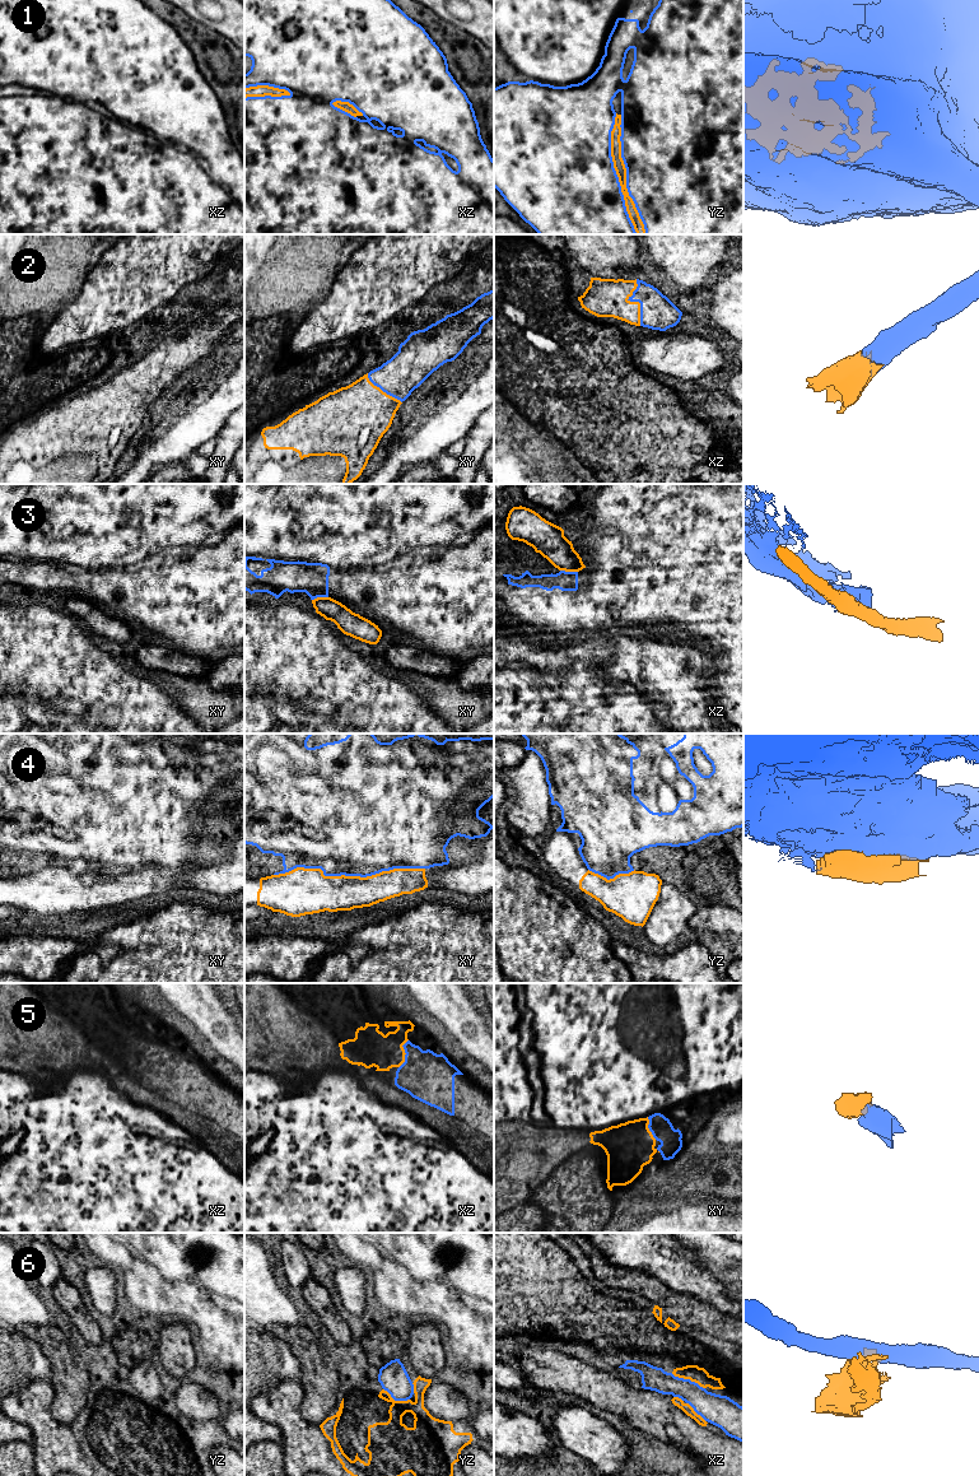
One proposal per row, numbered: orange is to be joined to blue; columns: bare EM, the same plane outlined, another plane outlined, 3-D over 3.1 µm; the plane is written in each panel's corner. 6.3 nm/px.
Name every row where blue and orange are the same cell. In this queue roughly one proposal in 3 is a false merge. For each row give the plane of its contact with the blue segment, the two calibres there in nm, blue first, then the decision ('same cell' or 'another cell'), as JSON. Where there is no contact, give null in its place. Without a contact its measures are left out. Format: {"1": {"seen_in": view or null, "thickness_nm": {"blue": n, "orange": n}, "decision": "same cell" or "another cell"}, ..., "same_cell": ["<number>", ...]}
{"1": {"seen_in": "yz", "thickness_nm": {"blue": 500, "orange": 70}, "decision": "same cell"}, "2": {"seen_in": "xz", "thickness_nm": {"blue": 220, "orange": 240}, "decision": "same cell"}, "3": {"seen_in": "xz", "thickness_nm": {"blue": 130, "orange": 200}, "decision": "another cell"}, "4": {"seen_in": "xy", "thickness_nm": {"blue": 500, "orange": 260}, "decision": "another cell"}, "5": {"seen_in": "xz", "thickness_nm": {"blue": 320, "orange": 240}, "decision": "same cell"}, "6": {"seen_in": "xz", "thickness_nm": {"blue": 190, "orange": 100}, "decision": "another cell"}, "same_cell": ["1", "2", "5"]}

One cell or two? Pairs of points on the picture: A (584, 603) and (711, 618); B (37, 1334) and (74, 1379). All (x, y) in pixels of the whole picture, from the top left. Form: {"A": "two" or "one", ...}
{"A": "one", "B": "one"}

